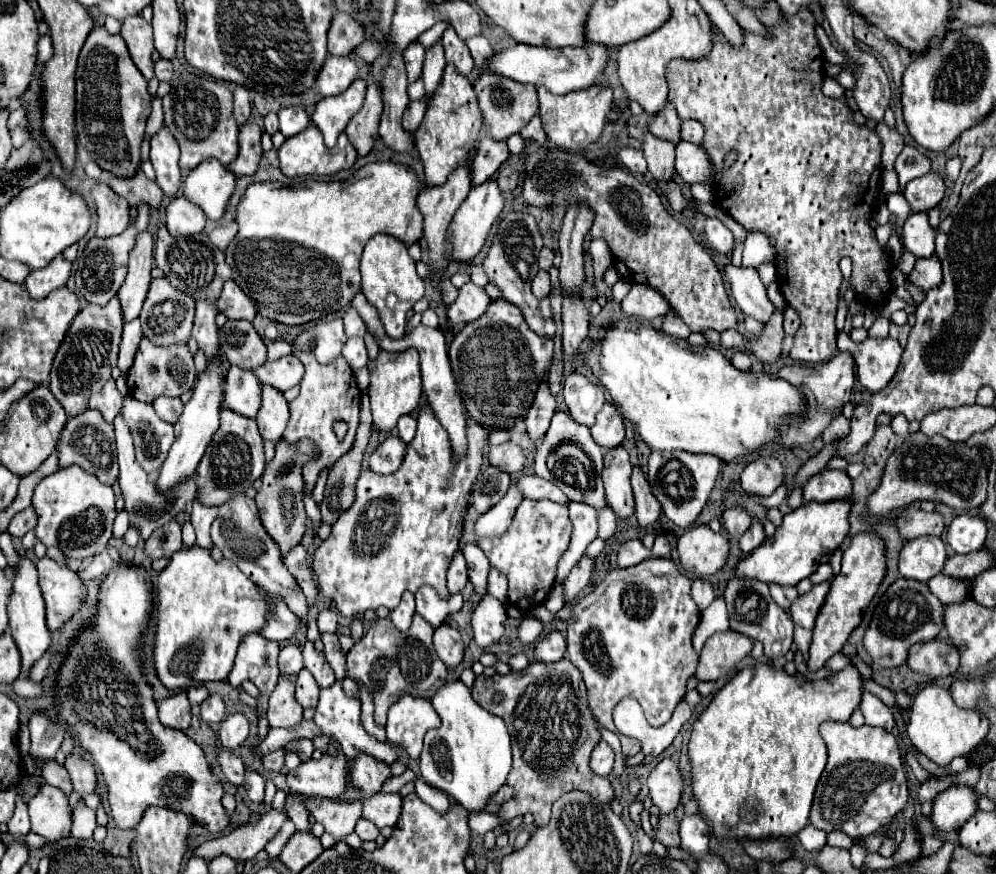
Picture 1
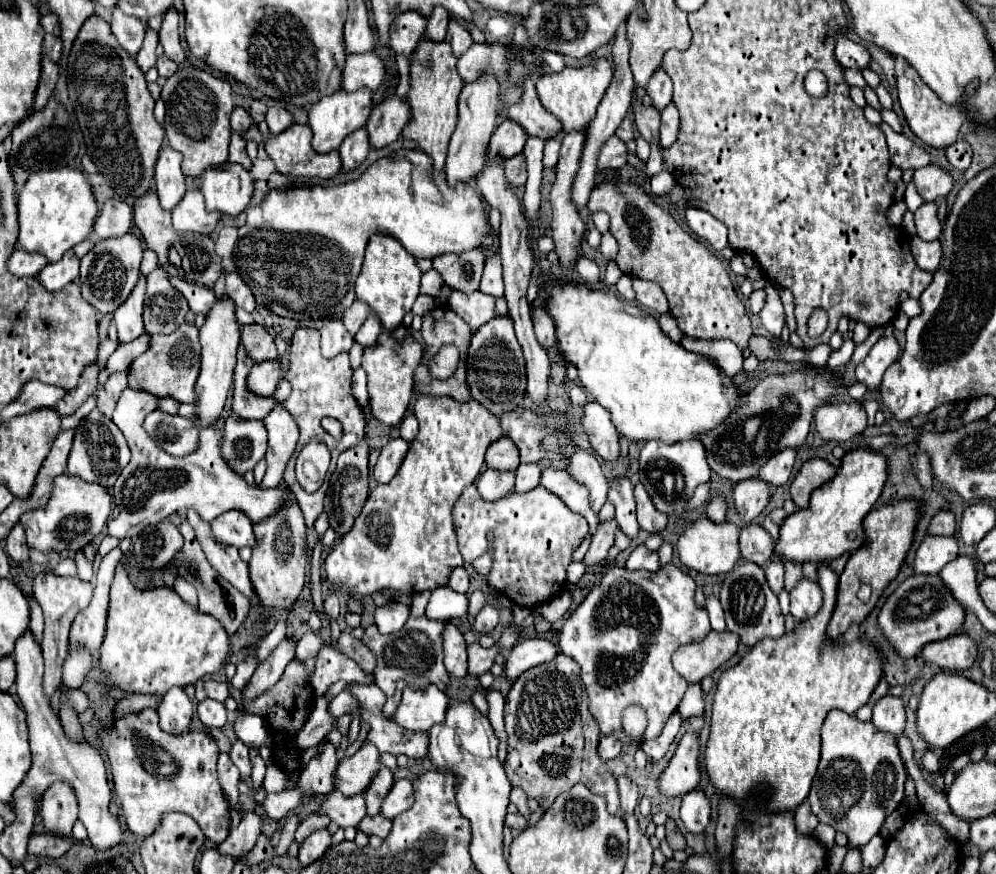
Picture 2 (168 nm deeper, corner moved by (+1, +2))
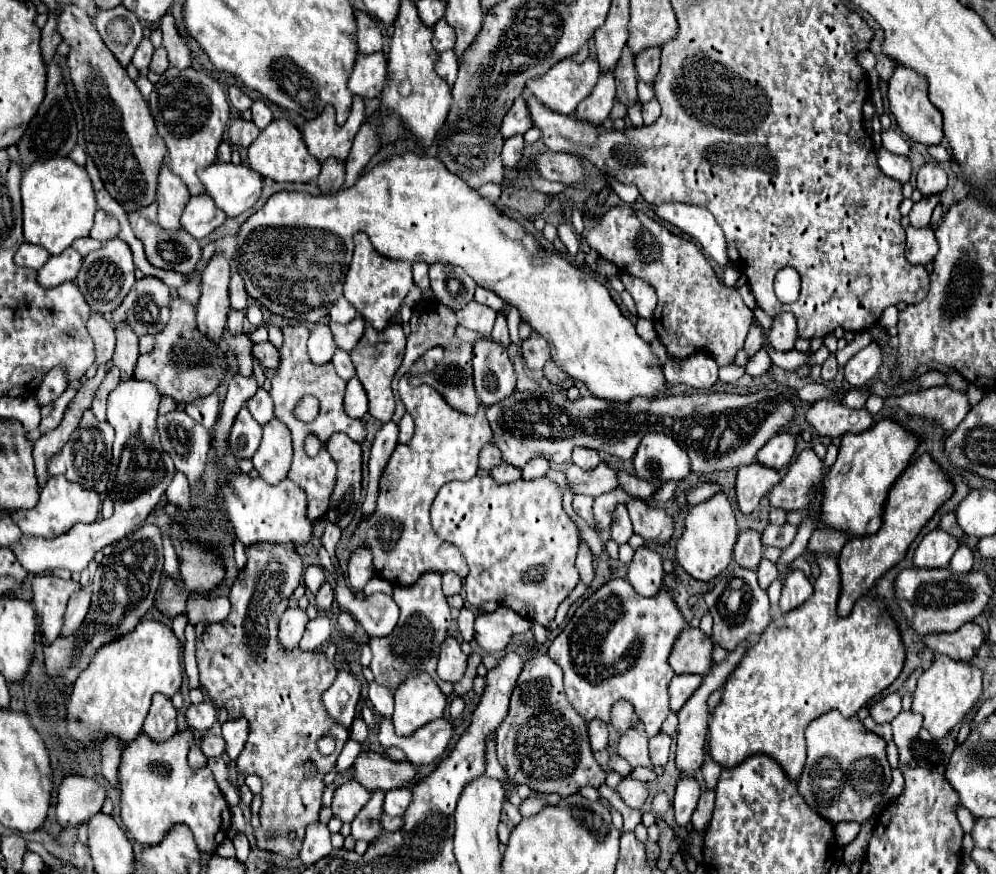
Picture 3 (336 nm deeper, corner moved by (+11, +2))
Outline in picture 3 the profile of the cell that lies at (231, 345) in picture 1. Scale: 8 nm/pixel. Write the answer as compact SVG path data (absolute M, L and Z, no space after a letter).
M269 341L253 345L253 357L265 367L265 369L277 369L279 367L279 349L275 349Z

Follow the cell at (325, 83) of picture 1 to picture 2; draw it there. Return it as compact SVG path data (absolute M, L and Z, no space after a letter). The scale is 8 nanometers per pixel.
M363 53L363 55L347 55L343 77L341 77L341 89L355 91L359 87L367 87L375 91L385 77L385 65L379 55L375 53Z

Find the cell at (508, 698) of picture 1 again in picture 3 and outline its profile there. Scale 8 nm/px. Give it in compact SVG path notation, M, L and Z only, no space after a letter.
M537 655L529 659L523 665L523 671L517 679L509 715L497 729L497 757L499 763L505 767L507 775L517 783L529 785L533 791L545 791L545 793L557 793L557 795L571 795L581 787L599 787L605 783L605 771L597 765L593 759L593 751L587 737L587 723L579 713L573 709L573 705L567 701L565 689L563 689L563 671L555 661L551 661L549 655Z

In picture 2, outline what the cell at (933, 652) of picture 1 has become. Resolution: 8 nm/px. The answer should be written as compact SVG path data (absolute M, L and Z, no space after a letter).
M951 635L925 645L921 649L921 657L927 663L939 665L943 671L963 671L975 663L977 645L967 635Z

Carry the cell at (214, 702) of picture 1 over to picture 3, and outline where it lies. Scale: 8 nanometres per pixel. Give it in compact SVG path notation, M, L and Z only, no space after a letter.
M203 701L199 705L191 705L185 713L185 719L187 719L187 725L195 731L207 731L215 719L217 719L217 709L213 703L209 701Z

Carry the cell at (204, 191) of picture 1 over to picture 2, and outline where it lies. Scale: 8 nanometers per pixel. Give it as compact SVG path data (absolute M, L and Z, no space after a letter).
M237 163L209 167L201 175L205 207L221 215L239 215L253 193L253 177Z

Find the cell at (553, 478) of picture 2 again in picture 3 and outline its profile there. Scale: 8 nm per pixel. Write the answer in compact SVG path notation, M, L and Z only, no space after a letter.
M599 463L589 473L583 473L583 469L575 469L575 465L571 465L565 471L565 475L567 475L573 495L577 493L599 495L599 493L607 493L619 487L619 471L609 467L607 463Z

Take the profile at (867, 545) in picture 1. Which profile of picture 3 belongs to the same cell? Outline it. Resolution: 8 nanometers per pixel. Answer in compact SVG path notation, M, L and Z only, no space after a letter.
M923 453L921 457L917 457L905 471L903 475L897 479L897 483L893 485L887 505L885 505L885 513L883 513L883 525L881 529L871 535L871 537L853 537L845 543L845 547L839 553L839 569L841 569L841 595L839 595L839 615L849 615L855 601L867 593L871 589L871 585L875 585L875 581L887 573L893 565L897 565L909 545L913 543L913 539L919 535L919 531L923 529L923 525L935 515L935 511L951 499L955 491L955 485L951 481L949 475L943 473L941 465L929 455Z

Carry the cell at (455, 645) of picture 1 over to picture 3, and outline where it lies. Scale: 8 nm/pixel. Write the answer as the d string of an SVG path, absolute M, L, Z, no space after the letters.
M447 637L441 645L441 657L437 665L437 675L443 681L457 683L467 667L467 655L461 651L459 643L453 637Z

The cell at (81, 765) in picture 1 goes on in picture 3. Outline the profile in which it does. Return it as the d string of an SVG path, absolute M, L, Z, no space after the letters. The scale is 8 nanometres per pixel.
M81 587L77 593L71 595L61 635L73 635L83 625L83 619L85 619L87 611L89 611L89 603L91 603L89 587Z

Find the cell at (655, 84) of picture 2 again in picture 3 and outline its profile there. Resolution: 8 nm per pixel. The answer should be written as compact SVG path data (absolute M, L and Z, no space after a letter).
M651 47L651 49L645 49L643 53L639 53L639 57L635 57L635 67L637 67L639 79L645 81L647 85L651 85L659 73L659 63L661 63L661 47Z

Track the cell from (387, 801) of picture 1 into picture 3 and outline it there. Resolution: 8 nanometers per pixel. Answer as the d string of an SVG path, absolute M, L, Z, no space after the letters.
M391 789L385 793L385 805L383 805L383 811L391 817L395 815L403 815L407 811L411 803L411 789Z

